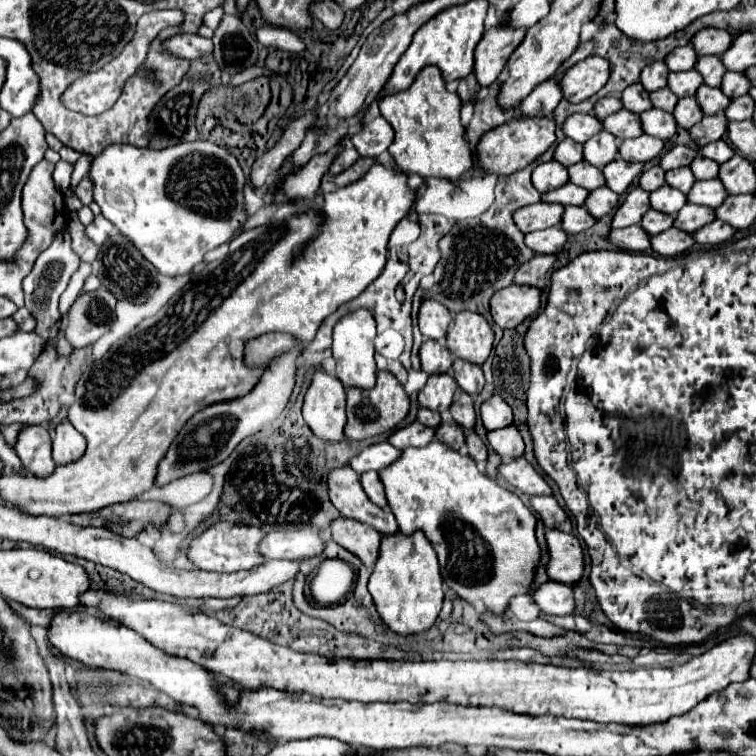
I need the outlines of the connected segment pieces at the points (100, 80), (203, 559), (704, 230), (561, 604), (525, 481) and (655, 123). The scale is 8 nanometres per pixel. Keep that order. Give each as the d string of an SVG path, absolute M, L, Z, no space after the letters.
M180 9L150 11L150 13L142 15L140 21L138 21L138 25L136 25L136 35L124 47L124 51L114 61L110 61L108 65L104 65L100 71L88 73L88 75L76 79L62 94L61 101L63 105L68 105L68 109L74 109L74 111L78 111L82 115L100 115L100 113L108 111L116 103L116 99L120 97L120 93L122 93L120 87L126 83L126 79L144 69L150 43L158 37L158 33L162 29L166 29L166 27L178 27L178 25L182 25L182 21L184 21L184 11L180 11Z
M214 523L210 525L200 537L192 539L188 545L188 559L196 569L202 571L216 571L216 573L234 573L240 569L252 569L256 565L262 565L266 559L258 553L258 543L264 539L264 533L258 527L250 525L234 525L234 523Z
M712 221L700 227L696 233L692 233L696 245L720 245L722 241L728 241L732 235L734 229L730 225L724 225L722 221Z
M546 581L534 591L534 601L546 615L572 615L574 597L570 585L560 585L556 581Z
M510 459L508 463L502 463L498 467L498 473L516 489L528 493L528 495L552 495L550 485L544 481L544 477L524 459Z
M648 109L640 113L640 121L642 121L642 131L646 135L670 139L676 133L676 119L672 117L672 113L660 109Z

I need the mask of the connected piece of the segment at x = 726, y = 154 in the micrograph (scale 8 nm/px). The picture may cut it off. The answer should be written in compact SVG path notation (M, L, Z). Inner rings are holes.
M722 139L716 141L716 143L708 143L706 147L700 149L700 153L702 153L704 157L712 159L712 161L718 161L718 163L724 163L724 161L728 161L728 159L734 155L732 147L730 147L726 141L722 141Z

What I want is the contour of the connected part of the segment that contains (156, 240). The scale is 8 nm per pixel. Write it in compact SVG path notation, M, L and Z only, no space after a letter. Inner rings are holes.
M196 139L172 145L172 149L148 149L124 143L108 145L104 153L92 155L88 175L94 189L94 201L100 205L102 215L110 219L162 275L184 275L192 271L210 249L228 243L234 231L246 221L242 209L246 177L238 159L212 141Z

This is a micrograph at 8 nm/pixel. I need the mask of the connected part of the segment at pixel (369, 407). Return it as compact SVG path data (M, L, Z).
M378 371L376 385L372 389L348 389L348 405L346 405L348 423L344 427L344 435L348 439L370 439L374 435L388 433L408 415L408 407L410 399L402 383L392 373Z

